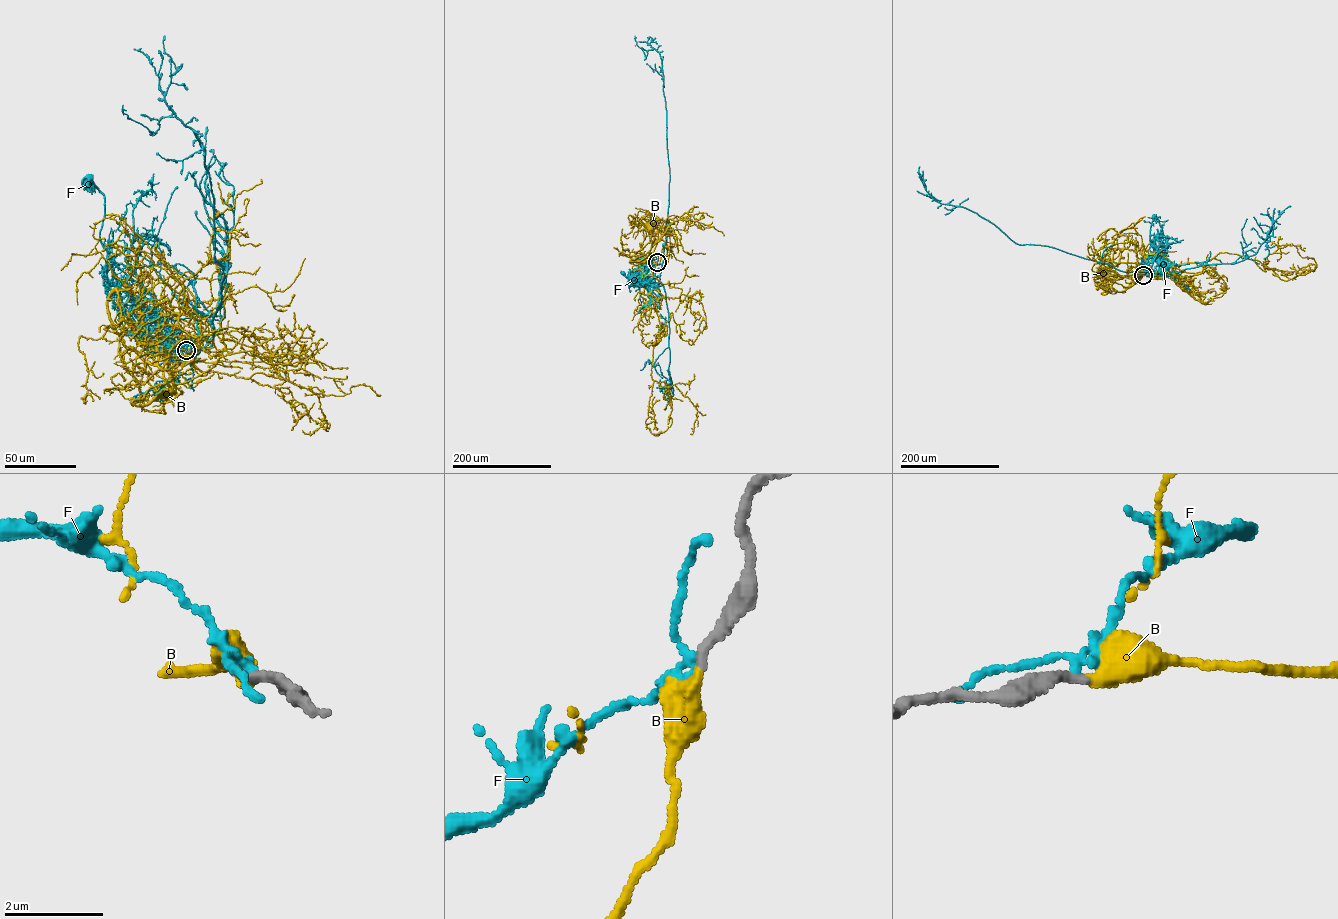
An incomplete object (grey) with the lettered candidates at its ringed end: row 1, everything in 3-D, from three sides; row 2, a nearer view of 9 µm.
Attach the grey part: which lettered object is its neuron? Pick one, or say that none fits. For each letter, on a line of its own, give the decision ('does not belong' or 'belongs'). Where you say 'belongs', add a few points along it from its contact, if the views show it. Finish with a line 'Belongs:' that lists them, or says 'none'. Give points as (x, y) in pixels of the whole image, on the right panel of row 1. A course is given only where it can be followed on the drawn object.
B: belongs; course (1143, 275), (1157, 278), (1149, 272), (1149, 254), (1144, 272), (1132, 286), (1121, 291), (1108, 289)
F: does not belong
Belongs: B

